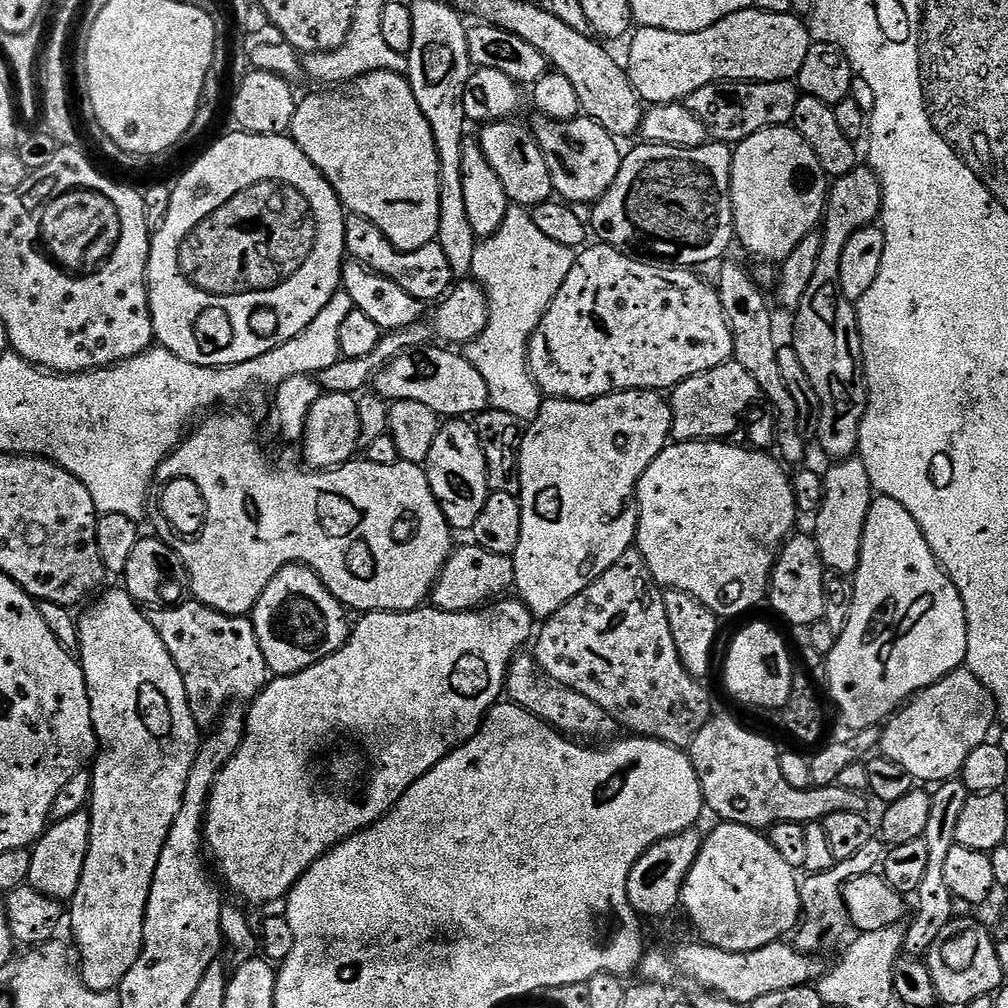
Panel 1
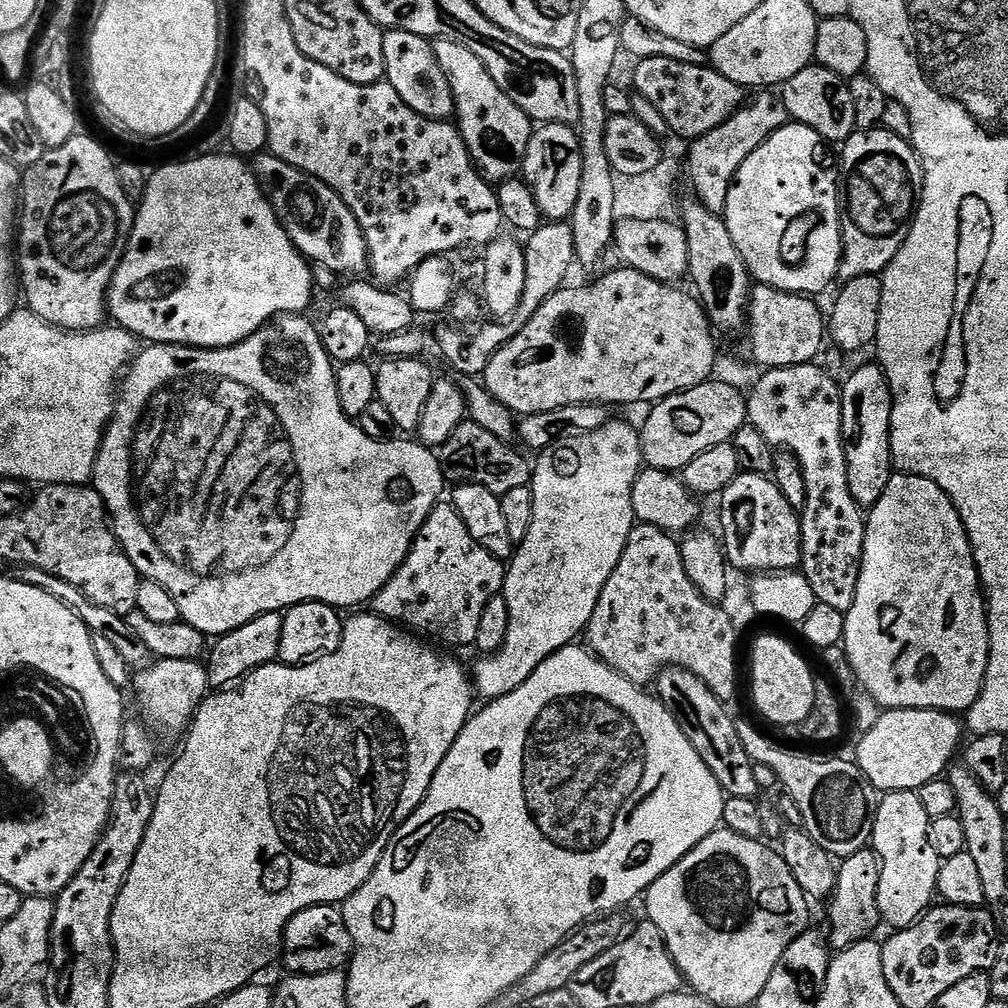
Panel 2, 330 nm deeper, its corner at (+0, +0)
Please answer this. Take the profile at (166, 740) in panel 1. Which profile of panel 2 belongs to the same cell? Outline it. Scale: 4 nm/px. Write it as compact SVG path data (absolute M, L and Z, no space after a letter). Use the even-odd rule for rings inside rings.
M157 659L149 663L147 667L135 677L134 688L136 684L136 696L140 699L140 708L148 715L147 723L149 725L157 724L164 732L180 732L191 725L192 717L196 715L197 708L202 701L209 695L208 669L200 660L162 660Z

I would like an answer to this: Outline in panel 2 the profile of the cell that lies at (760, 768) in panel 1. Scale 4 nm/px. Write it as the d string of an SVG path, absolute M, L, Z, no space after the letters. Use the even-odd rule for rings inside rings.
M885 792L879 797L872 817L871 851L880 857L878 910L889 929L899 930L915 924L933 907L941 860L930 847L928 815L914 792Z

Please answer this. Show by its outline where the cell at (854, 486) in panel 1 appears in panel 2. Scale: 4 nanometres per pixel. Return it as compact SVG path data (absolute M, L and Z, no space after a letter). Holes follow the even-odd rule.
M872 362L872 364L864 364L861 368L854 369L849 374L848 381L843 381L840 401L842 402L842 434L844 435L844 454L850 494L861 509L868 510L878 502L878 498L882 498L888 480L894 474L890 438L888 437L892 425L892 391L888 389L888 380L879 363Z

